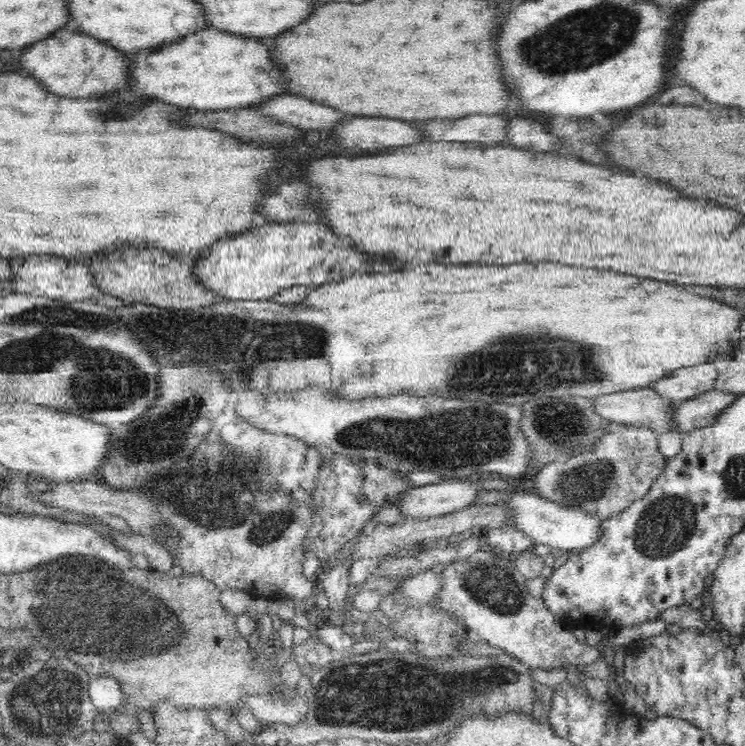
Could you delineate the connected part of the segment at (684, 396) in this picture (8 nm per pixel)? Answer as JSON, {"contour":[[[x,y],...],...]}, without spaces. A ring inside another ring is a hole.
{"contour":[[[712,362],[690,368],[680,368],[672,372],[668,378],[662,378],[662,380],[650,384],[650,387],[675,402],[682,402],[714,391],[721,369],[723,369],[723,365]]]}

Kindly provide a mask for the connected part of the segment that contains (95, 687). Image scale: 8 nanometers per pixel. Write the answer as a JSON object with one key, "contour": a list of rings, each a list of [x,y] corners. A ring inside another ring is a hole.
{"contour":[[[108,673],[91,678],[89,696],[102,716],[125,704],[125,693],[121,683],[114,676],[108,676]]]}

